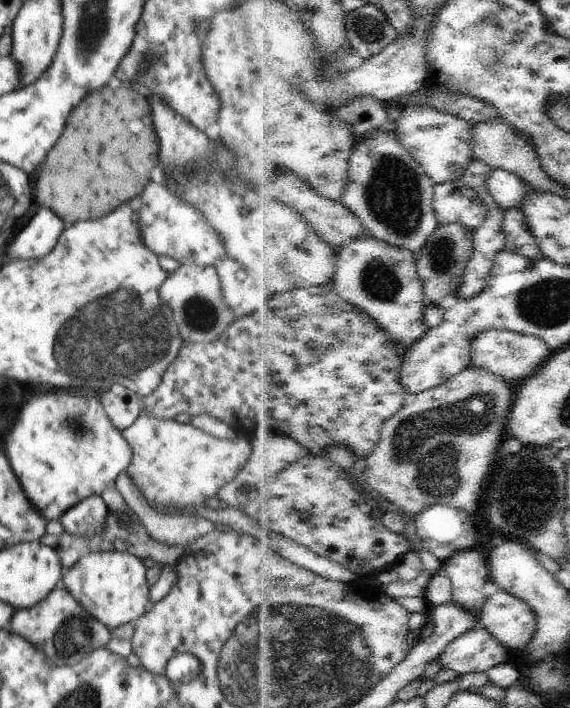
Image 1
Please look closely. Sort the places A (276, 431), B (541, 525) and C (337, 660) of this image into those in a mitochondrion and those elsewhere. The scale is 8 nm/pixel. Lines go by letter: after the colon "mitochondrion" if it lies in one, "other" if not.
A: other
B: mitochondrion
C: mitochondrion

